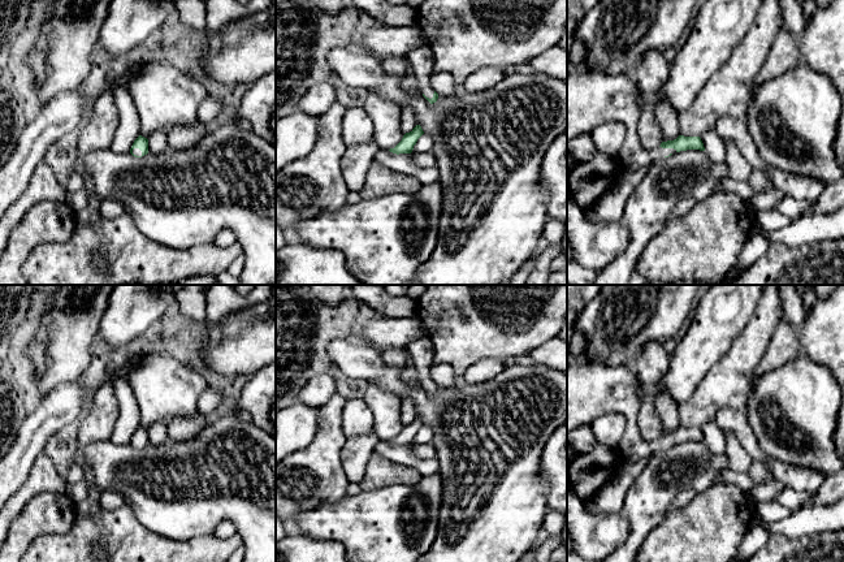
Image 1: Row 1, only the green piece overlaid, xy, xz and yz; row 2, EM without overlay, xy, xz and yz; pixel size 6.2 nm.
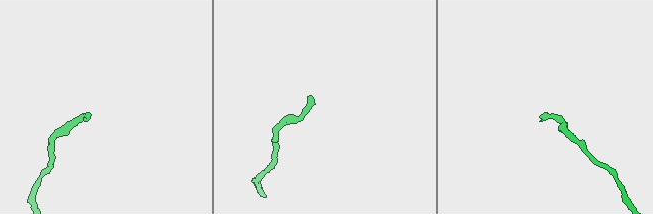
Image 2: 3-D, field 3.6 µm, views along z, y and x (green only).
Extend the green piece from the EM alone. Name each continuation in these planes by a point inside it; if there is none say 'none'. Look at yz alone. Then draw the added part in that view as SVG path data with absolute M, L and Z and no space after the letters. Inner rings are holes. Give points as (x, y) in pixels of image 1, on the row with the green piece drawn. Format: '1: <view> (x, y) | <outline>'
1: yz (593, 98) | M596 69L567 73L567 142L579 134L590 134L598 125L618 121L627 130L627 140L618 156L624 170L635 172L675 154L674 148L645 150L641 146L637 91L633 74L611 75Z

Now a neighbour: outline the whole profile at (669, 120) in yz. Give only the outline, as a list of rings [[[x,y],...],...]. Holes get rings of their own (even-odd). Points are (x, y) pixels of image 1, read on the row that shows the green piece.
[[[666,101],[657,104],[657,120],[662,129],[662,142],[674,140],[680,135],[679,113]]]

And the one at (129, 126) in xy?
[[[114,88],[113,100],[118,109],[118,127],[109,150],[116,154],[127,154],[140,133],[139,113],[126,88]]]

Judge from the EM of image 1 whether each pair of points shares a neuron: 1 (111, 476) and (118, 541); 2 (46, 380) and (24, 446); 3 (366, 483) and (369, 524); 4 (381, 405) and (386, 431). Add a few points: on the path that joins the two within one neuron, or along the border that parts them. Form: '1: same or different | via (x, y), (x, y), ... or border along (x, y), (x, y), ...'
1: different | border along (125, 502), (145, 527)
2: different | border along (69, 383), (56, 385), (42, 397)
3: different | border along (395, 483), (362, 491)
4: same | via (386, 411), (386, 424)

